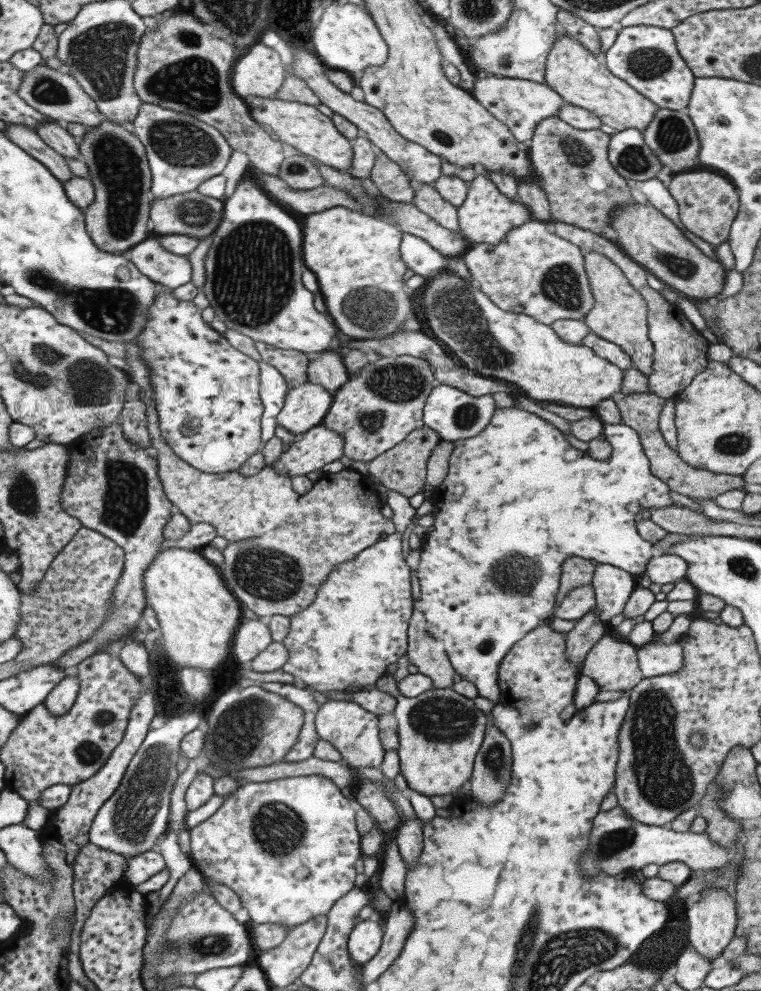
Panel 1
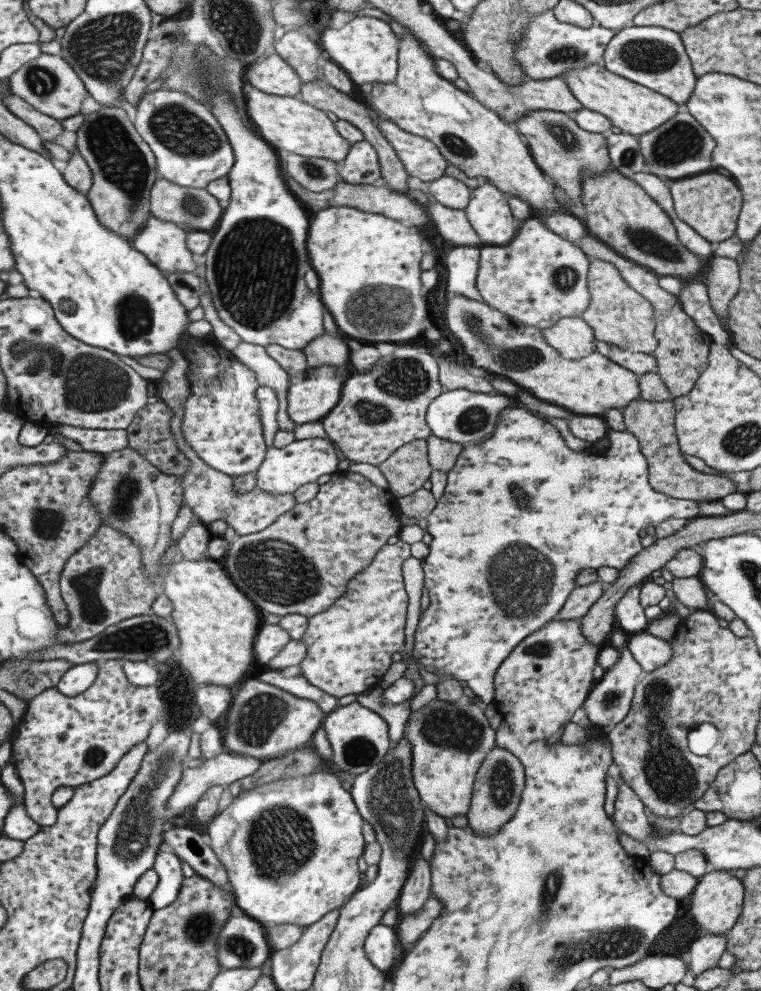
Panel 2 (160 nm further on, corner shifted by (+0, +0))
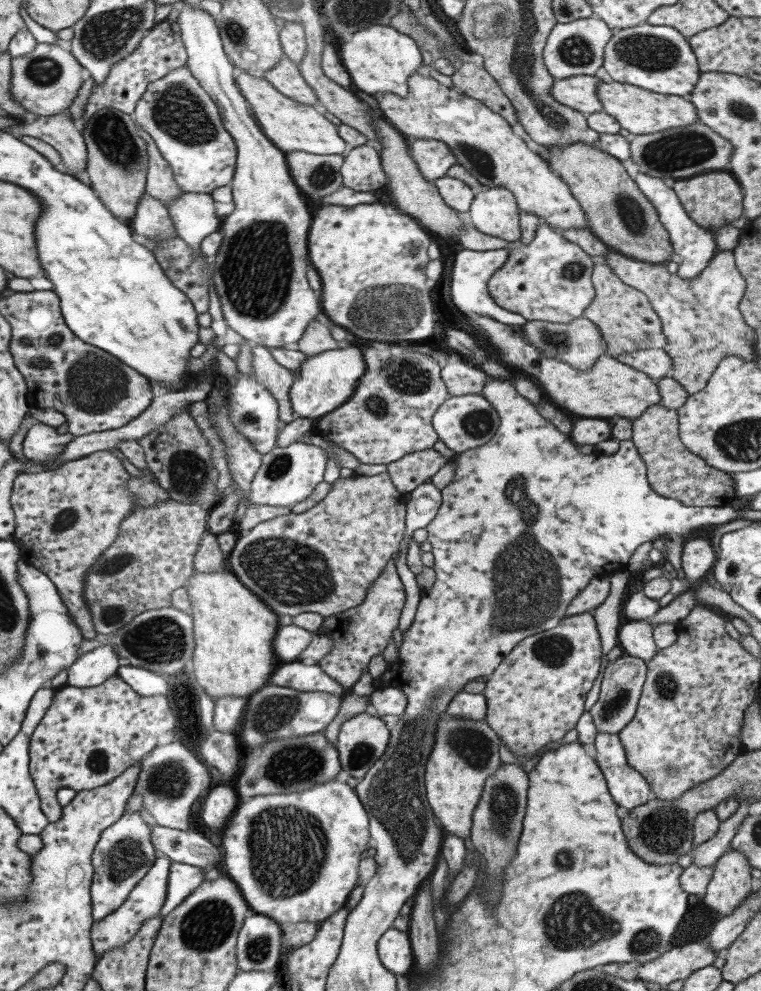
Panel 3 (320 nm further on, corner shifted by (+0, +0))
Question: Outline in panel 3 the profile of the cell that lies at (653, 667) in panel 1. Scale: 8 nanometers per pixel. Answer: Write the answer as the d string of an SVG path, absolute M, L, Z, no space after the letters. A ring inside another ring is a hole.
M647 621L627 622L617 632L618 646L623 654L647 662L658 649L652 639L652 628Z

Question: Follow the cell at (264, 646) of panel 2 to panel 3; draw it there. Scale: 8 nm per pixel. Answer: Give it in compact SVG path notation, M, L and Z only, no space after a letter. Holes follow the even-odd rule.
M281 626L277 631L274 649L281 663L293 663L297 661L300 654L313 642L316 634L301 628L301 626Z

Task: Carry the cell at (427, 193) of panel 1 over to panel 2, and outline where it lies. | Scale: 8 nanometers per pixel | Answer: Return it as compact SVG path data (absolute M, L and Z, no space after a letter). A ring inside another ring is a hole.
M435 198L423 200L439 234L455 246L483 247L487 243L470 223L465 210L449 208Z

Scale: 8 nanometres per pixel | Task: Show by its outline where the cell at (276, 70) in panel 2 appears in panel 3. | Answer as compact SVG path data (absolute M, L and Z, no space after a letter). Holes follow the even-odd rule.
M287 57L283 58L281 63L276 68L272 68L269 73L263 74L263 80L271 82L274 88L287 97L293 97L303 104L321 108L320 98L305 81L304 74L300 71L300 65Z

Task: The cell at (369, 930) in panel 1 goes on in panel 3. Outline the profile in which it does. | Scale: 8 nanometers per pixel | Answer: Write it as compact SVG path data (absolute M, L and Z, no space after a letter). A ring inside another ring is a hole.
M394 927L380 940L379 952L385 968L397 975L407 974L416 962L409 932Z

